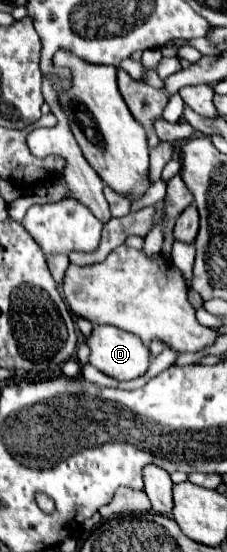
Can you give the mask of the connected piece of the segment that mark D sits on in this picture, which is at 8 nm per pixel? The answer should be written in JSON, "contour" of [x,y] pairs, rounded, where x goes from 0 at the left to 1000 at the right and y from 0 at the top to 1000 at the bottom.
{"contour":[[[423,589],[379,621],[405,632],[396,658],[520,690],[581,690],[652,672],[661,632],[564,600]]]}

